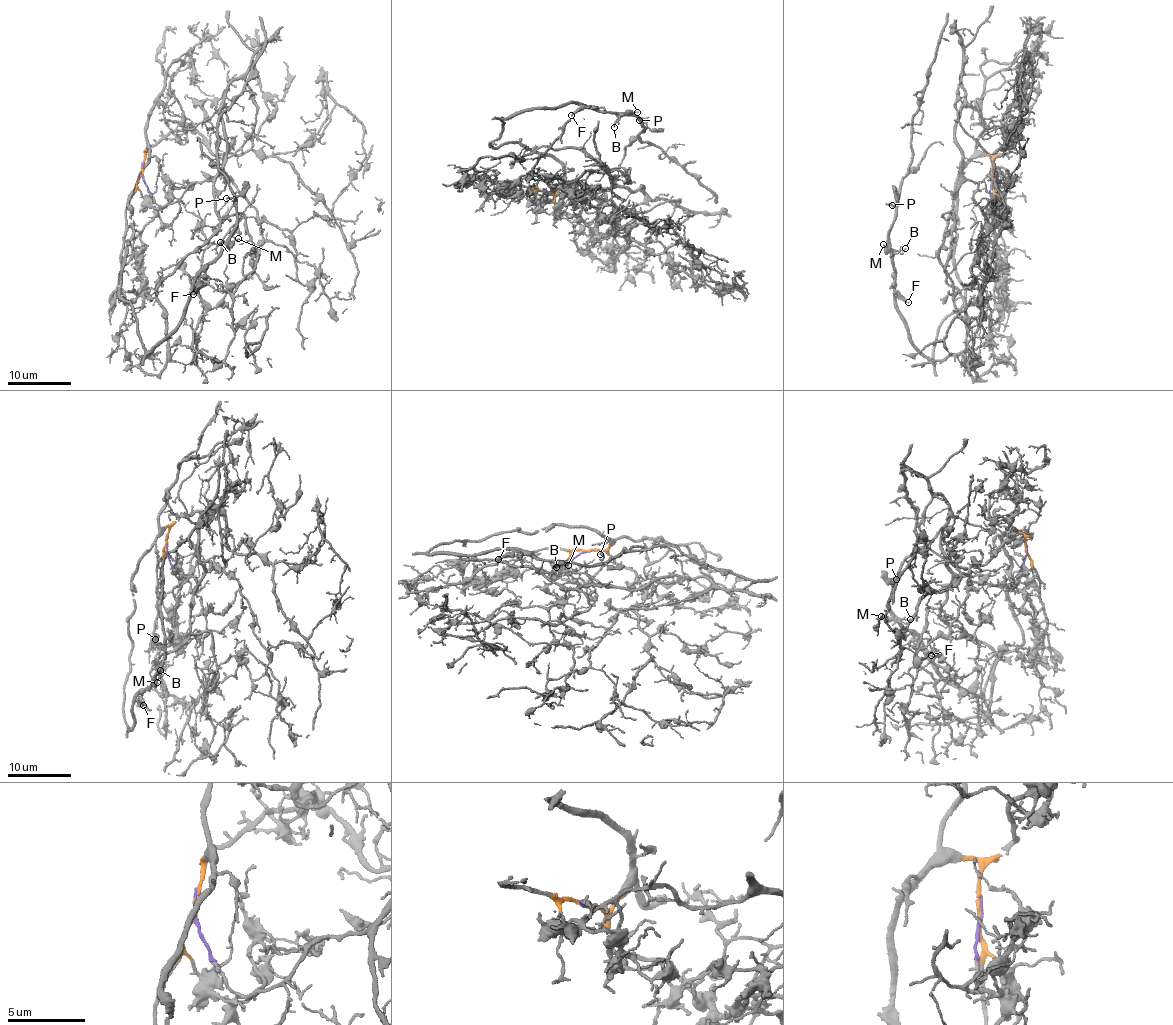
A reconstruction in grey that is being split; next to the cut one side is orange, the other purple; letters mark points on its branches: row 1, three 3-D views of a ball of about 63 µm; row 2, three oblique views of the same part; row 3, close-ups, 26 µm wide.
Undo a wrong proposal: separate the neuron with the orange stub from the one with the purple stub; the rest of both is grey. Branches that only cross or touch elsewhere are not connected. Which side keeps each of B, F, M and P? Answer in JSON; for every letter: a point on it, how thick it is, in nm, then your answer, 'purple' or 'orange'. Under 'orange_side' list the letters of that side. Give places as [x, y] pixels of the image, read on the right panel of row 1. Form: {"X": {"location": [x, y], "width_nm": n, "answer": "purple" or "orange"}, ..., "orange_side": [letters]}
{"B": {"location": [905, 248], "width_nm": 90, "answer": "orange"}, "F": {"location": [908, 302], "width_nm": 260, "answer": "orange"}, "M": {"location": [883, 244], "width_nm": 130, "answer": "orange"}, "P": {"location": [892, 205], "width_nm": 160, "answer": "orange"}, "orange_side": ["B", "F", "M", "P"]}

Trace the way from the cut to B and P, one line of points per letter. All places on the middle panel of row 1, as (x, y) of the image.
B: (546, 192), (560, 183), (562, 165), (515, 142), (491, 147), (500, 119), (568, 102), (615, 114), (614, 126)
P: (546, 192), (560, 183), (562, 165), (515, 142), (491, 147), (500, 119), (568, 102), (645, 126), (639, 121)

